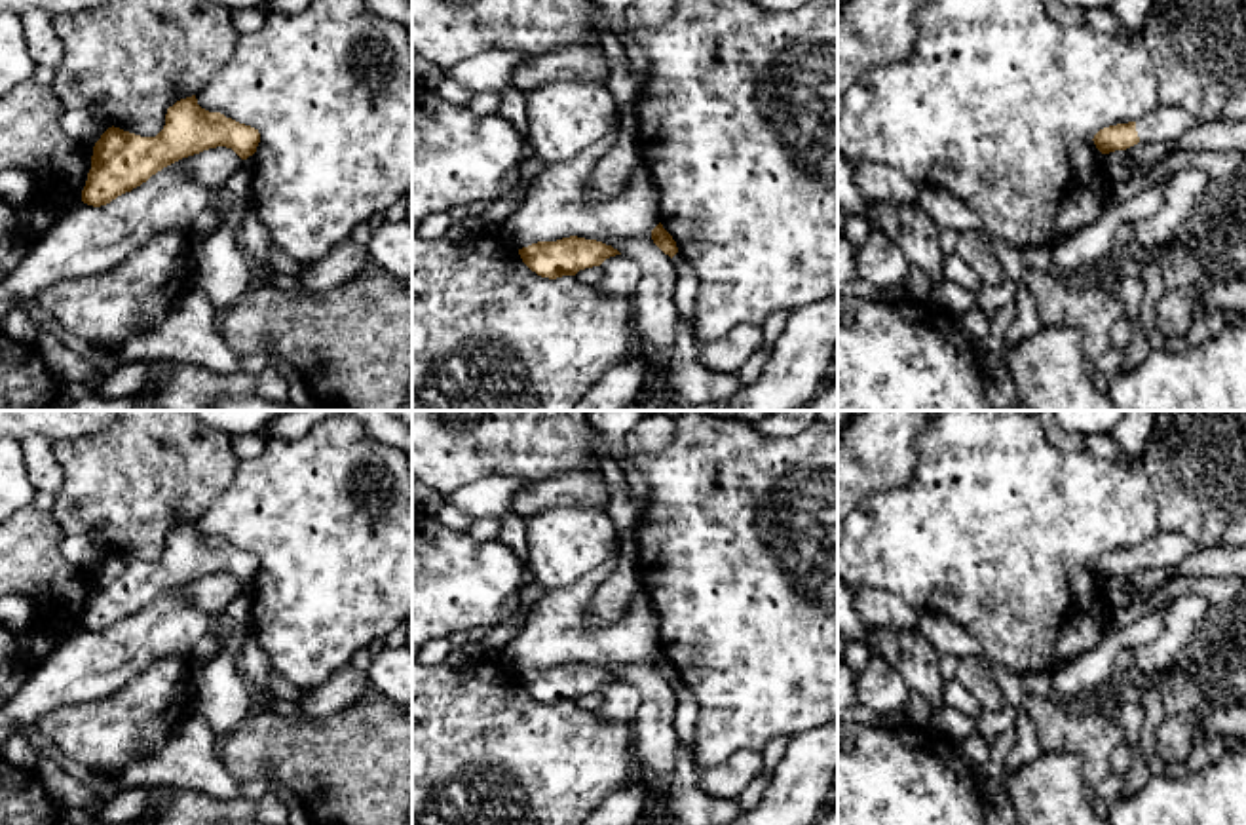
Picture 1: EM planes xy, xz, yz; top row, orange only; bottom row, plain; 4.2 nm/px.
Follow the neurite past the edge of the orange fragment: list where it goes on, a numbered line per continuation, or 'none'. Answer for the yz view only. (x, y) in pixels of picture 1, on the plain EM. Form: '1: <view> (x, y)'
1: yz (1167, 548)

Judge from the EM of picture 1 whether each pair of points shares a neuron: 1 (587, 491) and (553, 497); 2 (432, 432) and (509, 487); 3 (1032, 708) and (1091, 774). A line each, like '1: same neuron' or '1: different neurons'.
1: same neuron
2: different neurons
3: same neuron

